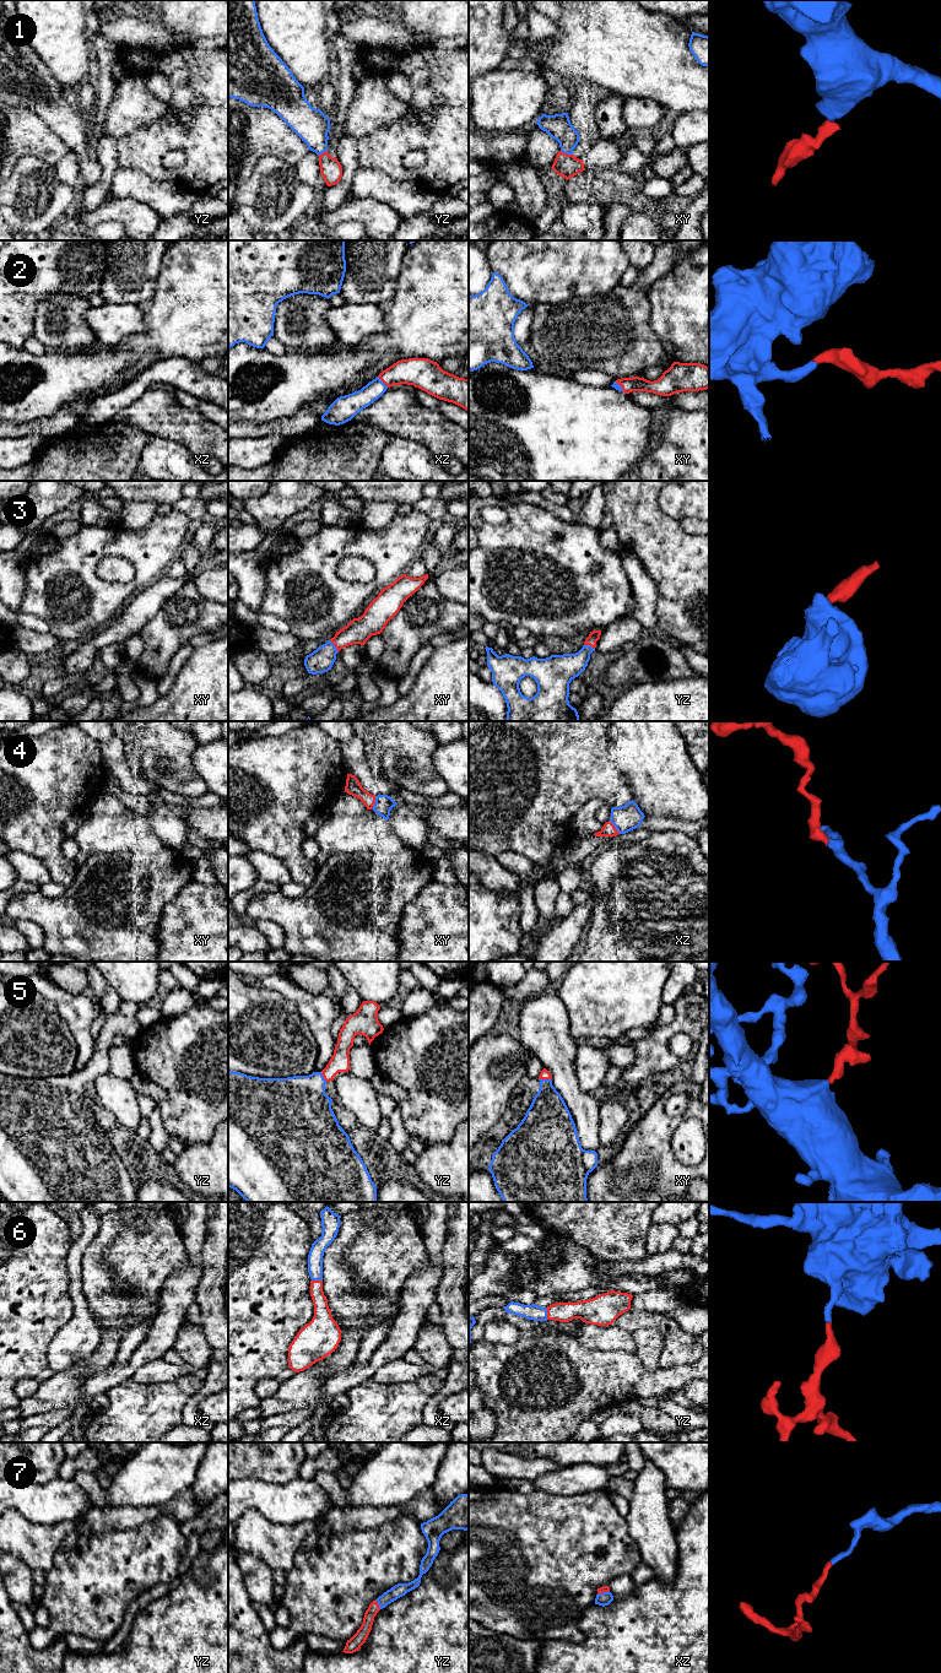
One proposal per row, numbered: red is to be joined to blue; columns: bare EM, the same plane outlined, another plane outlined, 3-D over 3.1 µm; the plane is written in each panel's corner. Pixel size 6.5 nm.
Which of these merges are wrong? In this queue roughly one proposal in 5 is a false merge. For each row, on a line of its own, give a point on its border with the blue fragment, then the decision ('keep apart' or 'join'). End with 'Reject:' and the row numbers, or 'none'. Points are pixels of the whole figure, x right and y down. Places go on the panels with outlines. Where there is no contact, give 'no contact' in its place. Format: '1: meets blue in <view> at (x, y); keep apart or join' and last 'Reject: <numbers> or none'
1: meets blue in xy at (567, 153); join
2: meets blue in xz at (382, 382); join
3: meets blue in xy at (334, 646); join
4: meets blue in xy at (376, 802); join
5: meets blue in xy at (545, 1079); join
6: meets blue in yz at (546, 1314); join
7: meets blue in yz at (378, 1603); join
Reject: none

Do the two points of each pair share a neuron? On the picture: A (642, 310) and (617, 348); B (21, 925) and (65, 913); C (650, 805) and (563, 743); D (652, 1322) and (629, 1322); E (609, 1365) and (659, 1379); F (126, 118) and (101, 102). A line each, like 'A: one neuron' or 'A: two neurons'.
A: one neuron
B: two neurons
C: two neurons
D: one neuron
E: one neuron
F: two neurons

